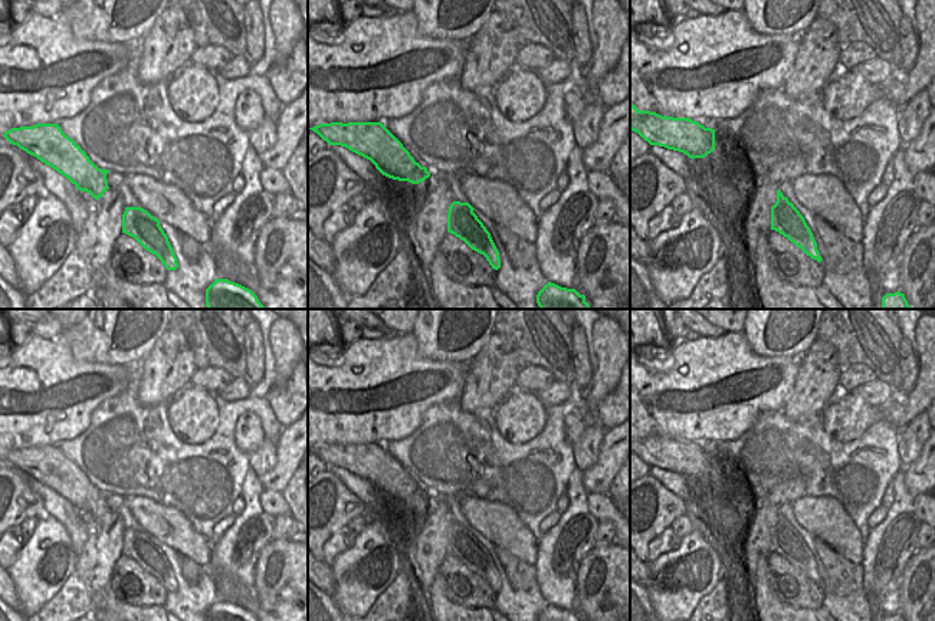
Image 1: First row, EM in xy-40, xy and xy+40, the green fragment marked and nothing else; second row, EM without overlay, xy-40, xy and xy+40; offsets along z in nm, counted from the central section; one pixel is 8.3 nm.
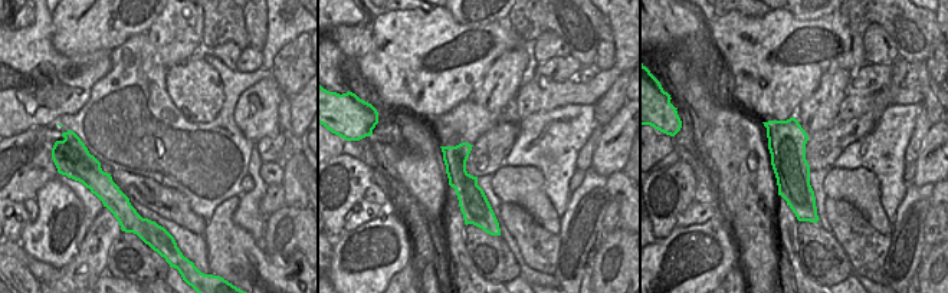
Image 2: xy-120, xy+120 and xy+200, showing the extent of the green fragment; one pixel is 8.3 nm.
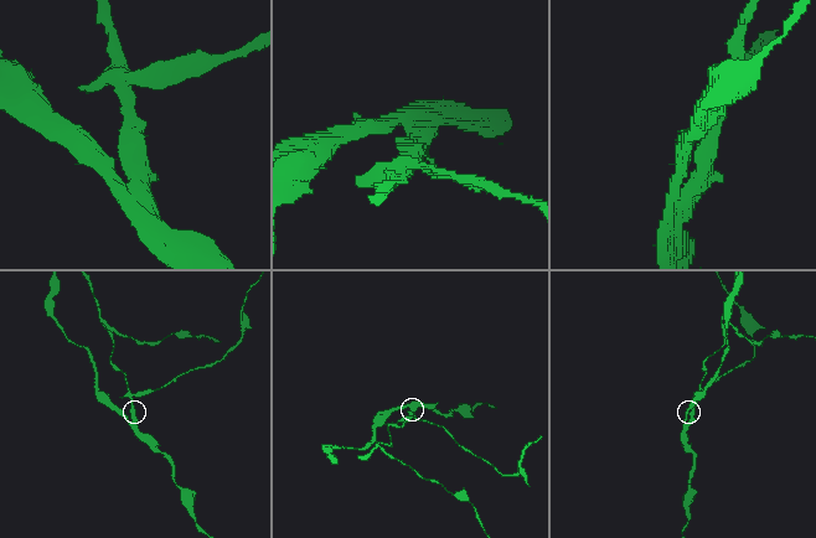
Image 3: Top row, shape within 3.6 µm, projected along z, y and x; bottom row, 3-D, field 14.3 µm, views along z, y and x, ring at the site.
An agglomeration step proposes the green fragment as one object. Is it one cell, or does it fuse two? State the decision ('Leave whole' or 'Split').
Split

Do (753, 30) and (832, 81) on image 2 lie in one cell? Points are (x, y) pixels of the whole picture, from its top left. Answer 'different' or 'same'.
different

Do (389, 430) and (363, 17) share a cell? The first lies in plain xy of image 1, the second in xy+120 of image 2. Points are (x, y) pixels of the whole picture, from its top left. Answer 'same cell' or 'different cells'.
different cells

